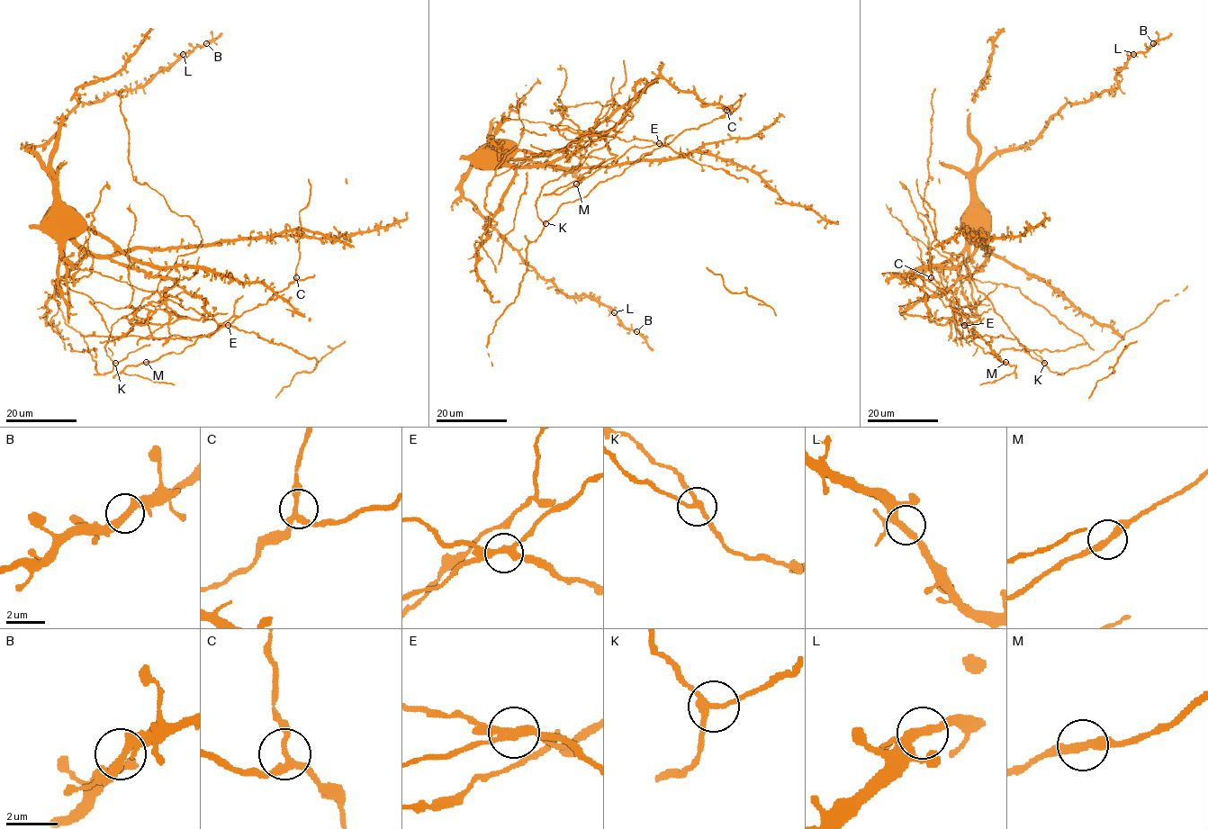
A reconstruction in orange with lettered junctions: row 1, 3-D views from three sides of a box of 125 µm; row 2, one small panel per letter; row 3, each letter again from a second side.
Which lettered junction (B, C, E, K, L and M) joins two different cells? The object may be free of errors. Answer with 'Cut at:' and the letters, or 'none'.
Cut at: E

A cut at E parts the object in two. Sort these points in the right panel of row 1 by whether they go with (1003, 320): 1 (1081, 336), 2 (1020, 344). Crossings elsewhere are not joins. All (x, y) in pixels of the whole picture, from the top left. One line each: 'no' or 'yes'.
1: no
2: yes

